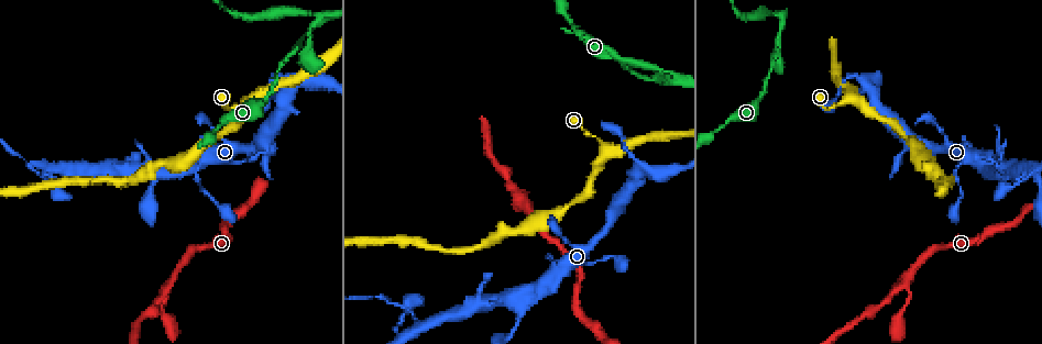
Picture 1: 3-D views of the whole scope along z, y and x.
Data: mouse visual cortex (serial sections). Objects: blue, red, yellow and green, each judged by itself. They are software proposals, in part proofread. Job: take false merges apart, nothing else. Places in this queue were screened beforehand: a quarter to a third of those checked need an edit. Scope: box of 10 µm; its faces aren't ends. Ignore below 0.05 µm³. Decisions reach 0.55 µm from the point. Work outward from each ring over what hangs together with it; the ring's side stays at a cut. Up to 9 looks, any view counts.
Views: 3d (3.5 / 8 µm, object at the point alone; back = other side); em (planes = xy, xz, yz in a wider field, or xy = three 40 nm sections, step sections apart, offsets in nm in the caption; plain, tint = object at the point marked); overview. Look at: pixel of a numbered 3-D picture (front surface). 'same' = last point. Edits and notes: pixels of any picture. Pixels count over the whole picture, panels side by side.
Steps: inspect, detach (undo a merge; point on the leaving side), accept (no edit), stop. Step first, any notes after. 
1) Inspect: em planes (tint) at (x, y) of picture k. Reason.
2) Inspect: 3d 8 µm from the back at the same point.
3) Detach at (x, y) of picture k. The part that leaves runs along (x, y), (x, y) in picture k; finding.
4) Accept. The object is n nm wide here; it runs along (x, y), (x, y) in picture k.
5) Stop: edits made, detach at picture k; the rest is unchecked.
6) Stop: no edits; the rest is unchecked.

Inspect: 3d 3.5 µm at (653, 78) of picture 1. A fork.

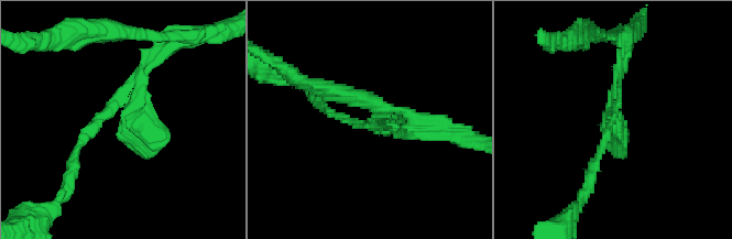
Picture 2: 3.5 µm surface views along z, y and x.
Inspect: em xy step 1 (tint) at (614, 109) of picture 2. Need the tissue.

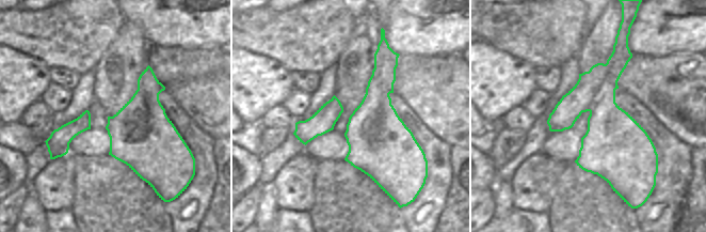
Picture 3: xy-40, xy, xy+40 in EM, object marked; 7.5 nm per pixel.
Inspect: em xy step 3 (tint) at the same point. Another direction.

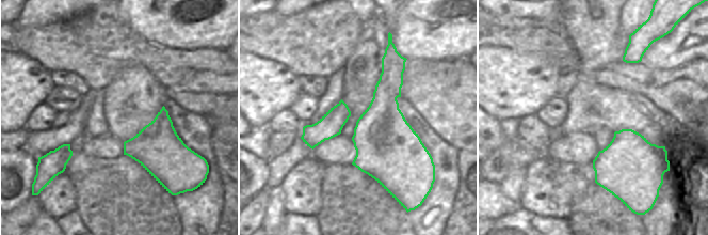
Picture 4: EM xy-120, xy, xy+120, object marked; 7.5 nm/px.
Detach at (154, 123) of picture 2. The object is 460 nm wide here; a border runs along (395, 47), (387, 61) in picture 4; a second cell is stuck on.

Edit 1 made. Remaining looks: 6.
Inspect: 3d 3.5 µm at (849, 76) of picture 1.

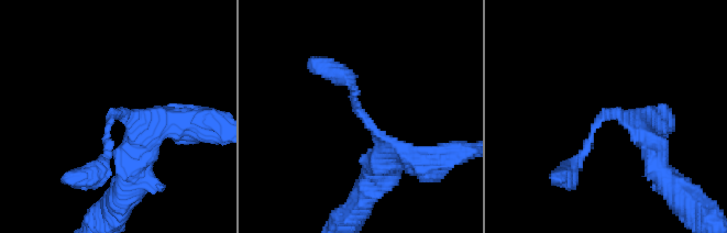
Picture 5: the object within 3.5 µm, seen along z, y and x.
Inspect: em xy step 3 (tint) at (358, 113) of picture 5. The arms are 150, 350 nm wide.

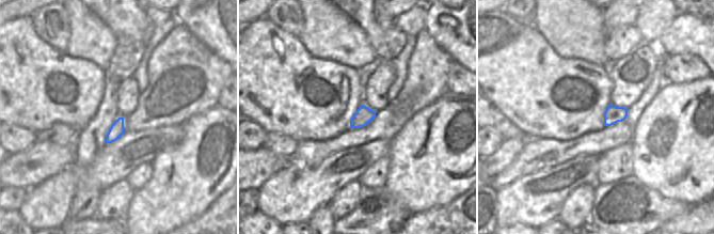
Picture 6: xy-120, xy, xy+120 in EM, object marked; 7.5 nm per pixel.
Accept. The object is 140 nm wide here; it runs along (379, 161), (383, 139), (339, 74) in picture 5; all the same cell.

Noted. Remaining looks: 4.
Inspect: 3d 3.5 µm at (520, 202) of picture 1. Calibre changes.

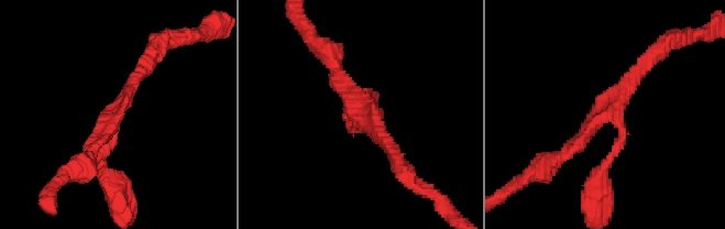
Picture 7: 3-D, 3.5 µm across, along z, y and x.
Inspect: em xy step 2 (plain) at (357, 117) of picture 7. 3 arms meet here; the arms are 150, 200, 200 nm wide; need the tissue.

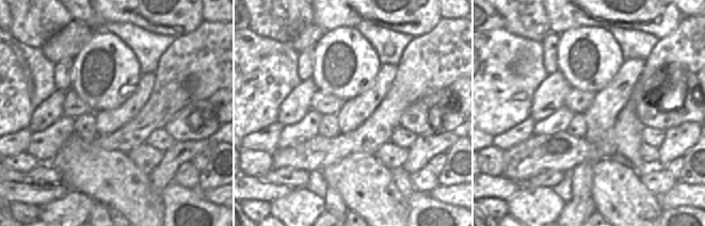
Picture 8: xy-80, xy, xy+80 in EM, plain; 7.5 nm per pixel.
Inspect: em xy step 2 (tint) at the same point.

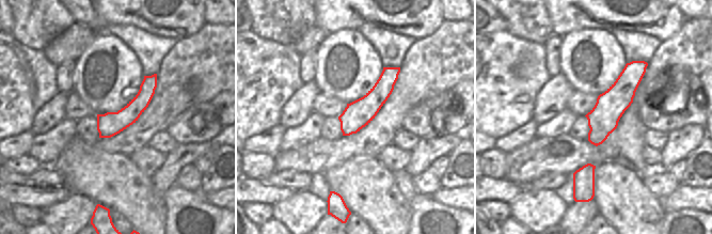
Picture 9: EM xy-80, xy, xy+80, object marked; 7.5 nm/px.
Accept. It runs along (641, 65), (611, 105), (594, 141) in picture 9; all the same cell.

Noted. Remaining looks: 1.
Stop: edits made, detach at picture 2; the rest is unchecked.

